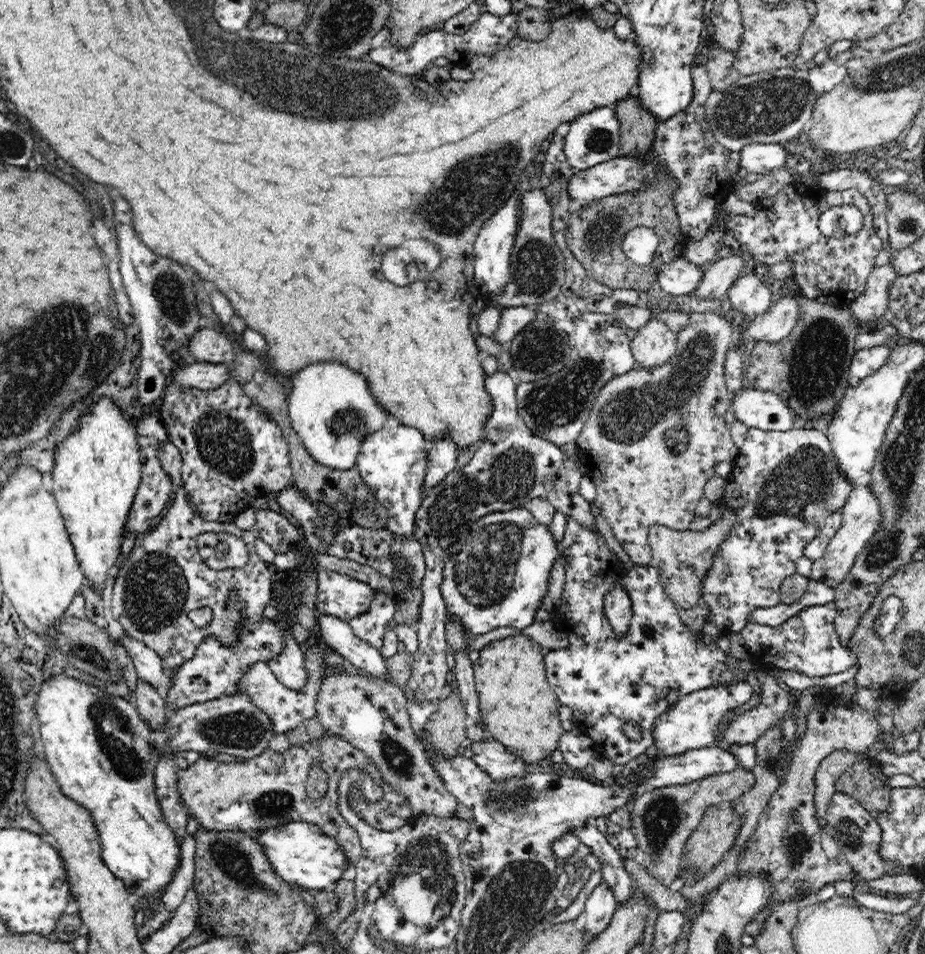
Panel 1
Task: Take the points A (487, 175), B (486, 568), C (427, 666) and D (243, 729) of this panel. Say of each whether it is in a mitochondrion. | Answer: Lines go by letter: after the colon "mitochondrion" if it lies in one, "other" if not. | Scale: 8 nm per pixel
A: mitochondrion
B: mitochondrion
C: other
D: mitochondrion

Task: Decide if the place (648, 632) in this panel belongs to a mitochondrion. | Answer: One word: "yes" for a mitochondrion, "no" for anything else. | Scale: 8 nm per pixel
no

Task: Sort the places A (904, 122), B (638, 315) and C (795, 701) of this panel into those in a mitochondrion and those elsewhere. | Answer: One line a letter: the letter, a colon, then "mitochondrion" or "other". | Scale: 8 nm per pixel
A: other
B: other
C: other

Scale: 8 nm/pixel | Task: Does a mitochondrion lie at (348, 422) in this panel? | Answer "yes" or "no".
yes

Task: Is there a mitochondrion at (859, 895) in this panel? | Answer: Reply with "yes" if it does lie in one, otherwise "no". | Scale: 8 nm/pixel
no

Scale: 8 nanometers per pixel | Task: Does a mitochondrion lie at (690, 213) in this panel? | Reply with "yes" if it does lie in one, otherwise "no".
no

